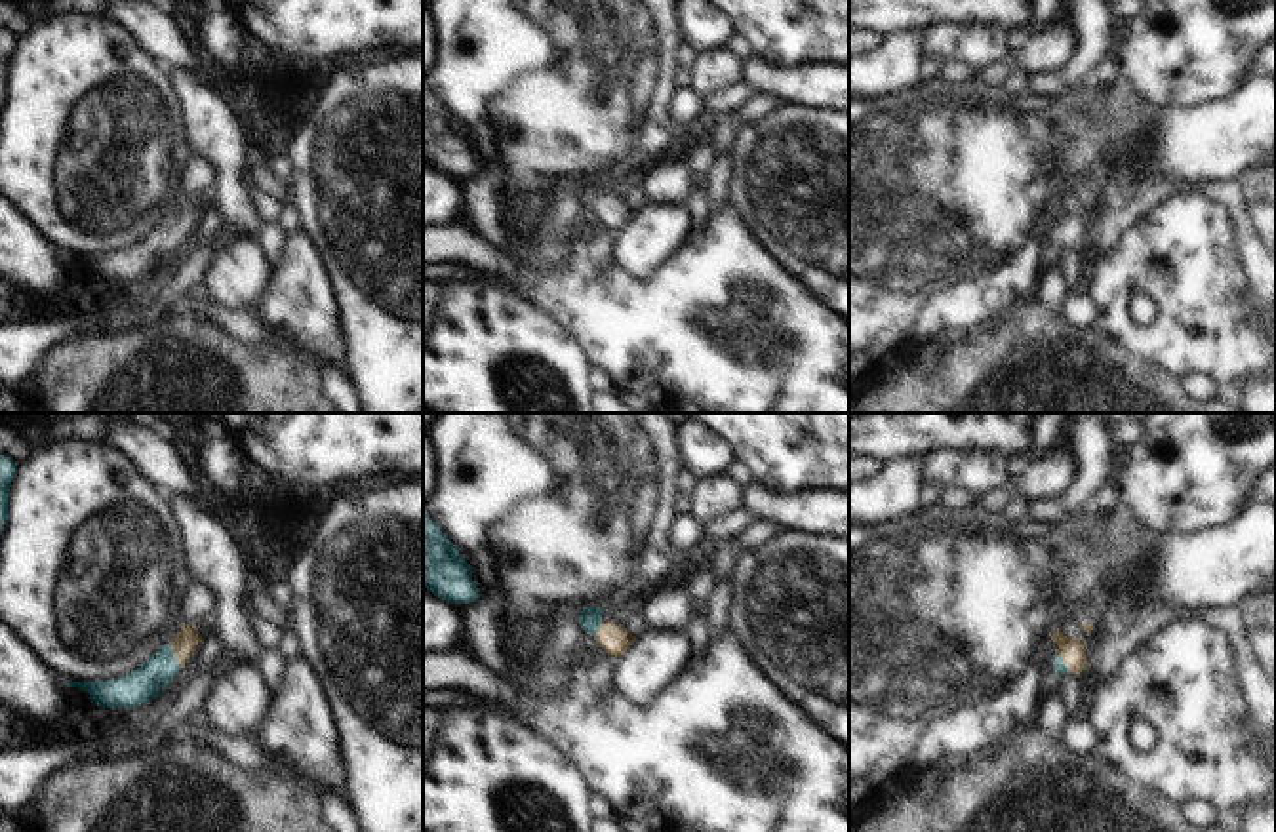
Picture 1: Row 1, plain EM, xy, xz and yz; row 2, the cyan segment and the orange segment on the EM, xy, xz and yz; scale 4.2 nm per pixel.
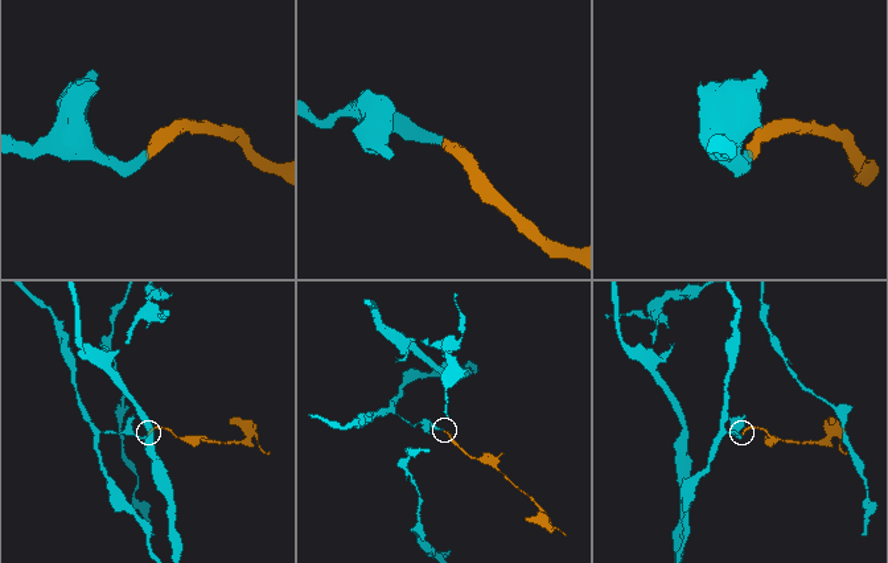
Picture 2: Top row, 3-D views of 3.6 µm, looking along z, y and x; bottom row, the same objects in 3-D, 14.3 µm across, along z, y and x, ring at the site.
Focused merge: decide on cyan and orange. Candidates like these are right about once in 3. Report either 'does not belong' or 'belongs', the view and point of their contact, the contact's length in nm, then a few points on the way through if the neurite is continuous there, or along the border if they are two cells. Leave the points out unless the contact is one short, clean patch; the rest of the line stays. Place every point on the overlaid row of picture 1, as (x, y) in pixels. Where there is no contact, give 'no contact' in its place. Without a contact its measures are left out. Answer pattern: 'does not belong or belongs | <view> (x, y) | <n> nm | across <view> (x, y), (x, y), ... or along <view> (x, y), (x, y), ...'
belongs | xy (174, 655) | 120 nm | across xy (145, 682), (174, 655), (183, 644)

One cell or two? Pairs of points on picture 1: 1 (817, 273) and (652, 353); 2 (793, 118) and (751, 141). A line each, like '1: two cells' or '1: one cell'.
1: two cells
2: one cell

